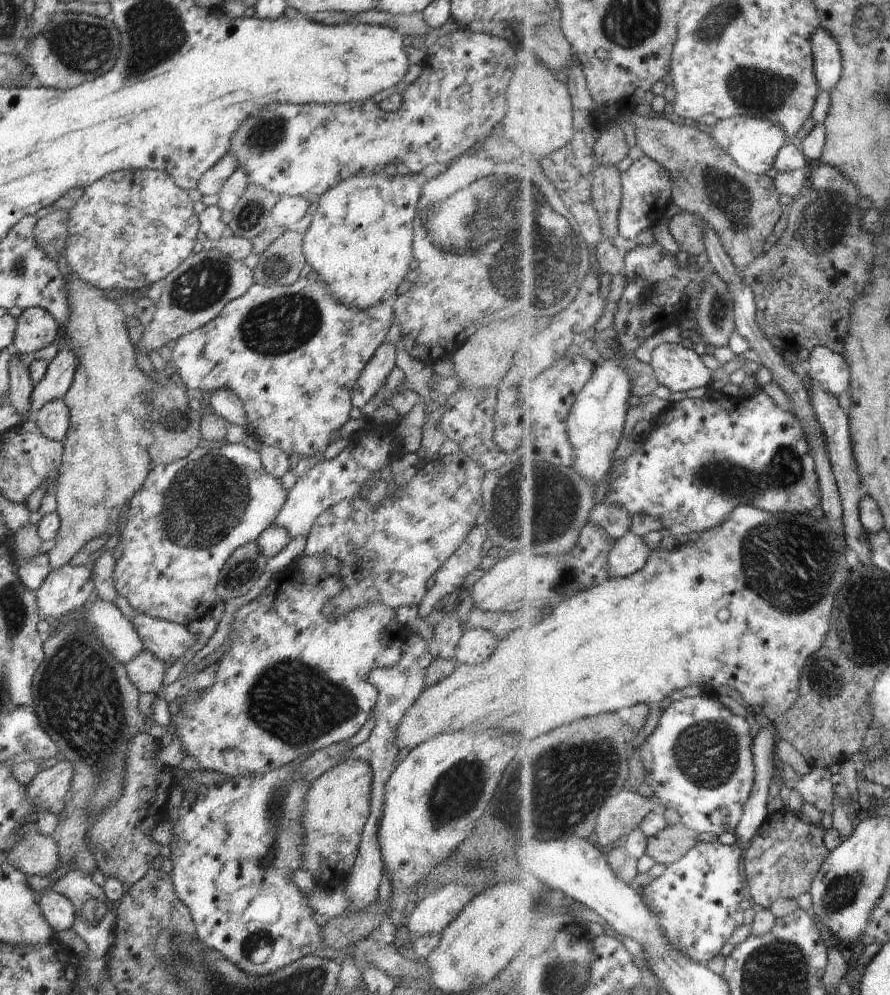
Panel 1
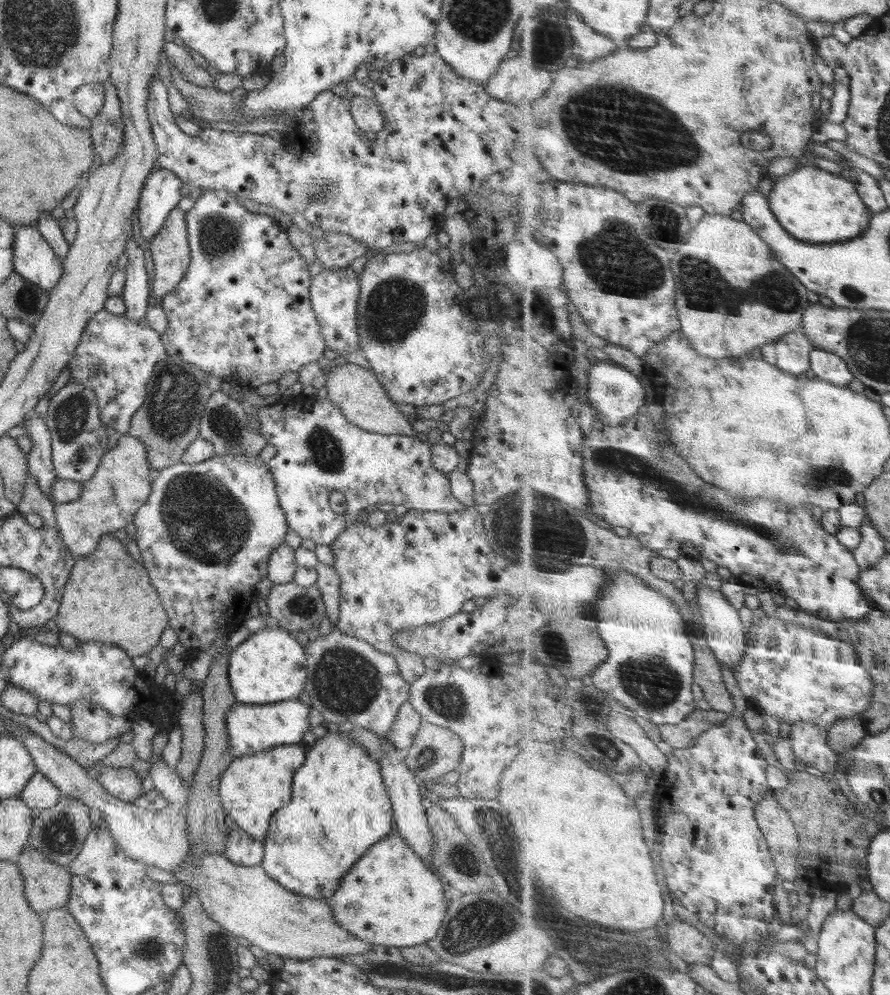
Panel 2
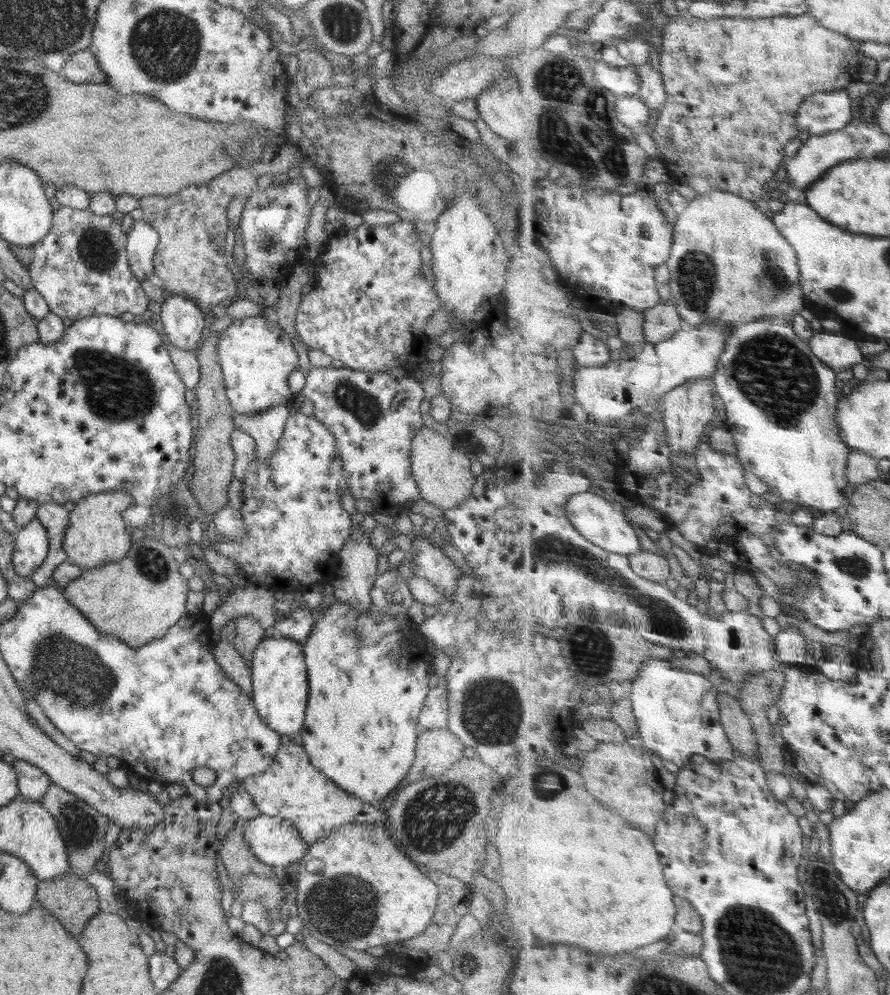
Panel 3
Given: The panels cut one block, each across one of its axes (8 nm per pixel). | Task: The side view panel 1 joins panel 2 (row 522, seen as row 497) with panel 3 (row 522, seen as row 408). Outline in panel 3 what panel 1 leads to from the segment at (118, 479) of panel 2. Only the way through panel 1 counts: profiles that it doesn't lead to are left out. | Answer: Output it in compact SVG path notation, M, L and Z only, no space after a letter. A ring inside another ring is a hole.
M104 491L85 496L75 503L74 510L69 512L69 523L63 542L68 562L83 570L122 560L133 545L131 534L126 530L122 519L122 512L132 504L133 498L124 491Z

